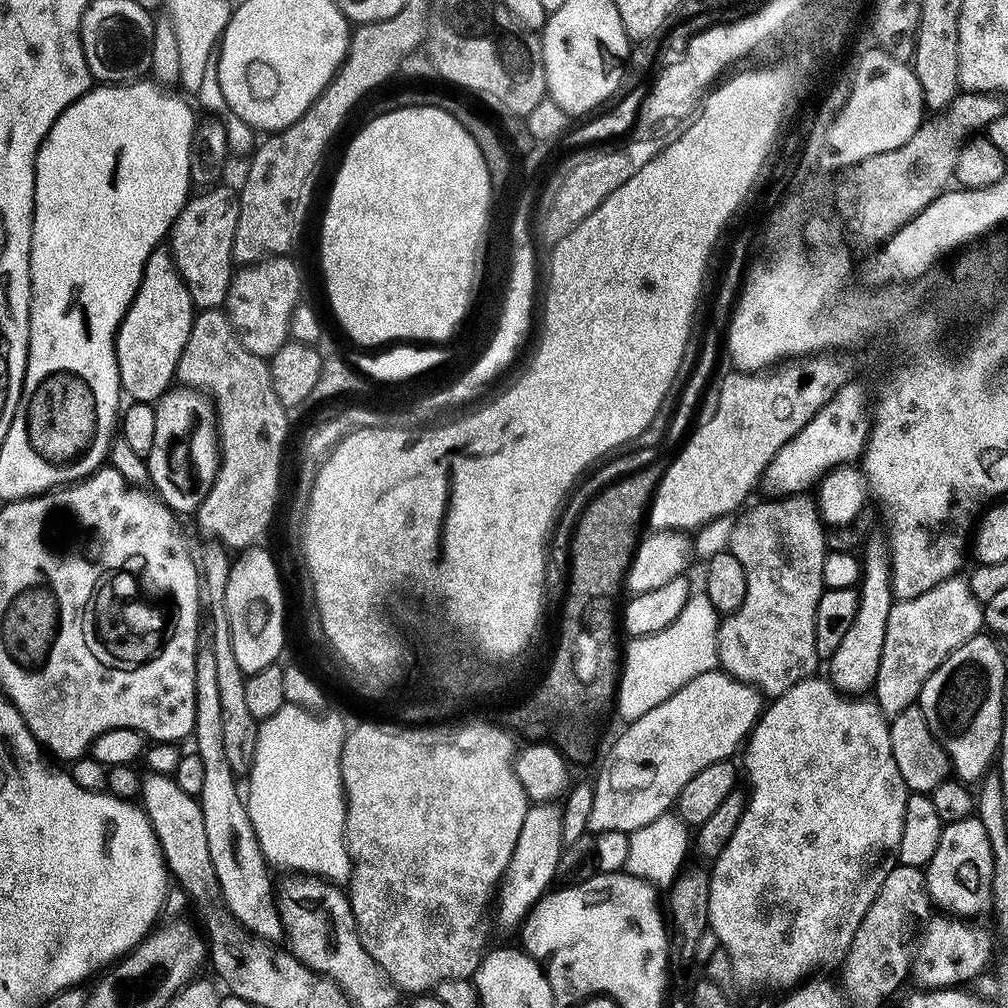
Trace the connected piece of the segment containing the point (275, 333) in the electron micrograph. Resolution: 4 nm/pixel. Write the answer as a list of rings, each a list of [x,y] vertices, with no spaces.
[[[291,255],[269,256],[257,264],[241,267],[232,277],[226,311],[236,337],[250,354],[271,358],[289,339],[291,314],[301,303],[300,268]]]

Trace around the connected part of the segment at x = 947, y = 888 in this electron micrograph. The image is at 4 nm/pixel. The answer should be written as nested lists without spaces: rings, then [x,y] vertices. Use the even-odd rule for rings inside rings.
[[[969,818],[945,824],[938,850],[934,850],[934,858],[930,858],[926,866],[924,881],[928,883],[928,896],[937,909],[956,918],[980,918],[983,912],[987,913],[992,907],[993,874],[994,858],[990,850],[990,838],[986,838],[986,830],[979,818]]]

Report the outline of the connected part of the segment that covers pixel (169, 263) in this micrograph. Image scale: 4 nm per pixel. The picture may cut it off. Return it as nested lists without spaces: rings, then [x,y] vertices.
[[[164,246],[154,249],[144,267],[138,290],[122,318],[119,330],[116,331],[116,362],[120,386],[125,397],[132,396],[128,398],[142,404],[152,404],[173,387],[176,367],[190,338],[193,319],[194,305],[190,298],[190,290],[174,262],[171,251]]]

